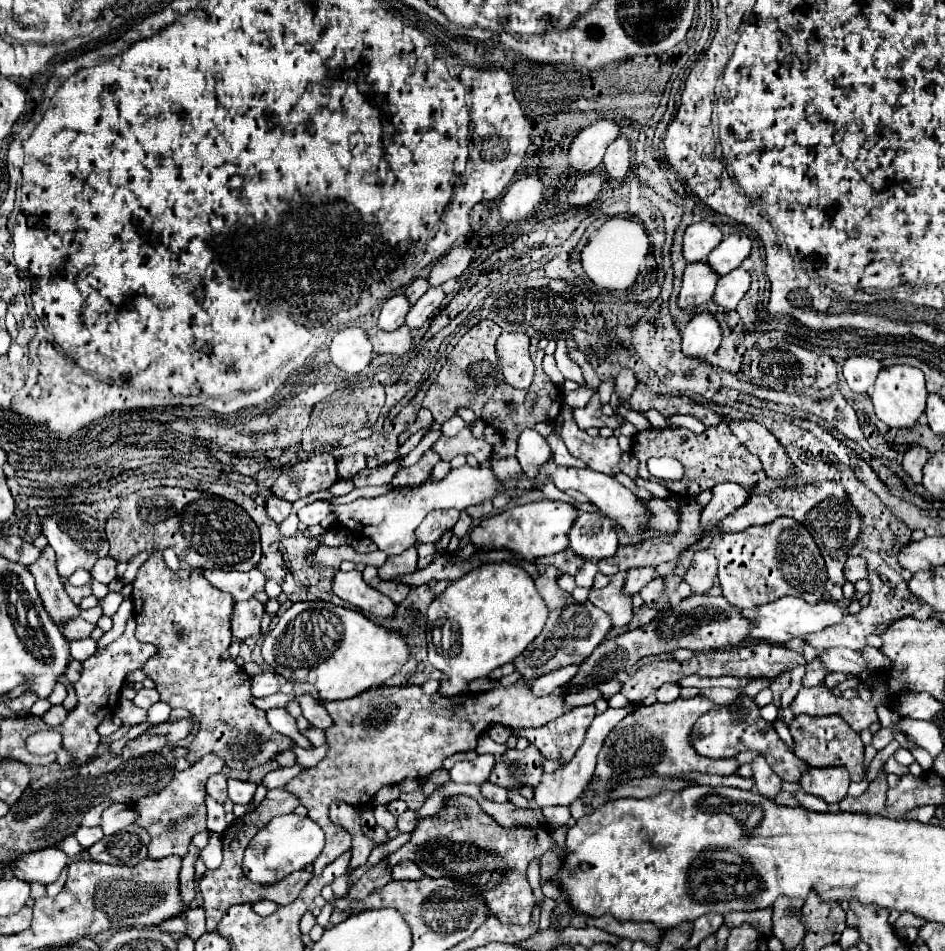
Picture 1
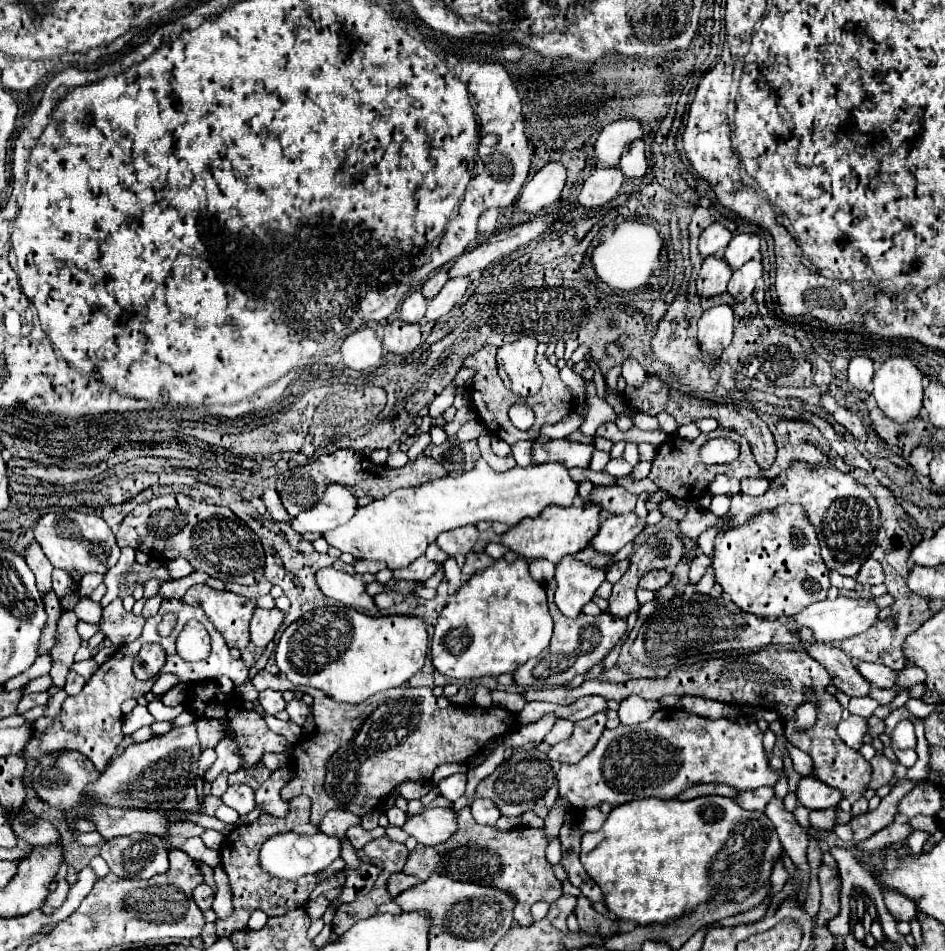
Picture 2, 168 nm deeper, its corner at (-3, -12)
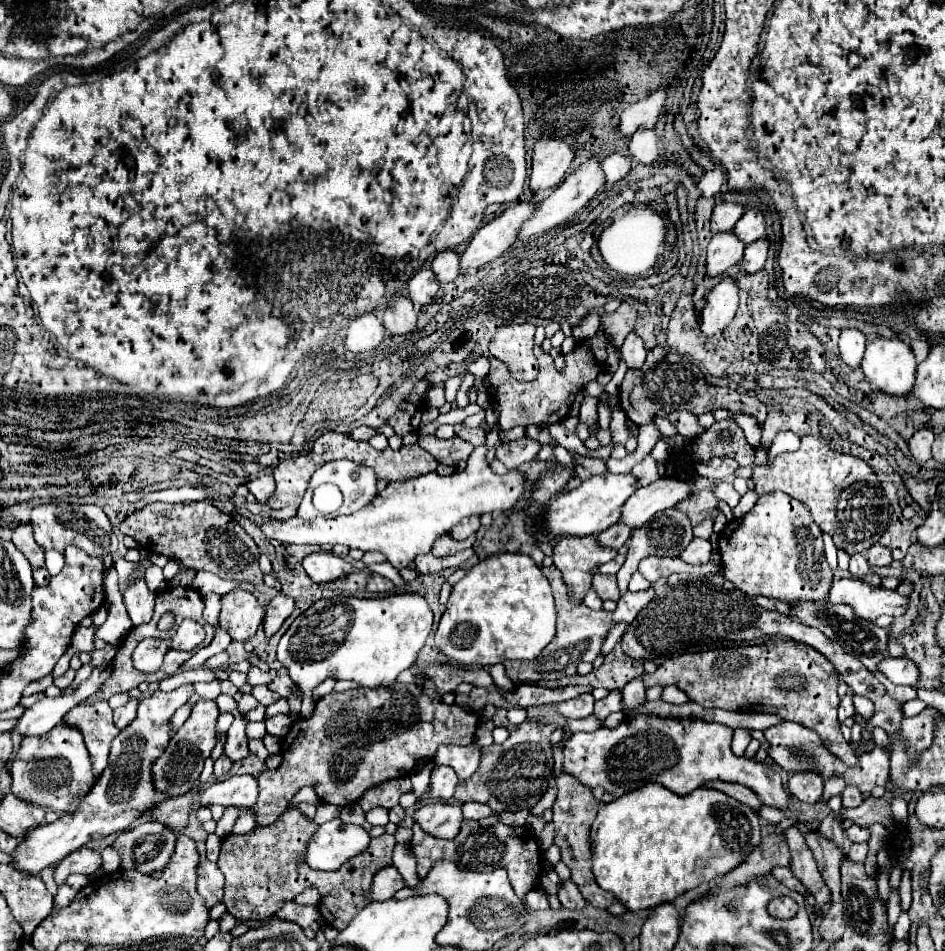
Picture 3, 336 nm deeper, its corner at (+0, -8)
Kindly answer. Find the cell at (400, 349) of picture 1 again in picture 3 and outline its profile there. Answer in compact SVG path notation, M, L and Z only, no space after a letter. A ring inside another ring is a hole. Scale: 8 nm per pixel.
M397 297L389 303L383 325L389 335L411 335L417 331L417 313L413 303L407 297Z

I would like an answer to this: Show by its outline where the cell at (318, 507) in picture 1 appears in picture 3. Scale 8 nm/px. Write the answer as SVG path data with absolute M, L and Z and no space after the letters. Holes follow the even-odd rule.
M329 461L321 469L317 469L311 477L311 487L305 492L305 497L297 509L297 517L301 519L335 519L341 515L349 515L365 507L377 495L377 477L371 469L365 469L353 461Z

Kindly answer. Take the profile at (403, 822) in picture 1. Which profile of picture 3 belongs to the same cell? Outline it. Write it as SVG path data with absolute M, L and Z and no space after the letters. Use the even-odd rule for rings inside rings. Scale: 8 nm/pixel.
M433 803L433 805L419 807L413 813L413 819L431 837L437 837L437 839L455 839L455 835L459 833L463 815L461 815L461 805Z

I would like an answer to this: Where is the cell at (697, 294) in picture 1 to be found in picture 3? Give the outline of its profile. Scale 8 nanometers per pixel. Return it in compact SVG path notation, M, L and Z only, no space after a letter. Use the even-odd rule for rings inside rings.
M715 233L707 247L707 275L723 275L729 267L737 265L743 259L745 245L731 233Z

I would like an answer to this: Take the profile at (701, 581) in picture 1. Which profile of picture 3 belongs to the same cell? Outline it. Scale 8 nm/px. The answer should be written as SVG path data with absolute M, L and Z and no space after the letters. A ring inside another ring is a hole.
M693 539L679 557L691 565L705 565L709 561L709 555L711 555L711 543L707 539Z

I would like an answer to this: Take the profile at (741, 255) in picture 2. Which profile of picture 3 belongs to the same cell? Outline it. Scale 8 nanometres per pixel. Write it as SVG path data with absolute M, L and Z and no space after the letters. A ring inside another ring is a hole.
M745 211L733 231L735 231L737 239L743 241L745 245L765 237L765 219L763 219L761 211Z

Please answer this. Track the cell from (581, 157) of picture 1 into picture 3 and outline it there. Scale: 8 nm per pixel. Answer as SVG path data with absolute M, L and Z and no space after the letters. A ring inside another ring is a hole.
M655 91L647 99L637 101L635 105L629 105L623 111L615 131L623 137L631 137L637 129L643 129L643 127L653 129L657 123L657 117L663 111L663 105L665 105L665 93L663 91Z

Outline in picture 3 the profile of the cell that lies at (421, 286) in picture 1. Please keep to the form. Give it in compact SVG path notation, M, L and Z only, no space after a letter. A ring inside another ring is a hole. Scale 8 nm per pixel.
M455 251L437 253L431 263L431 271L439 279L439 283L453 281L459 275L459 255Z

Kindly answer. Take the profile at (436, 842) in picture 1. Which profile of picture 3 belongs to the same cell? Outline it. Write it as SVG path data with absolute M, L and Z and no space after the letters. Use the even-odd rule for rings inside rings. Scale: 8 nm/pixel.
M463 821L461 831L453 841L445 839L433 839L429 837L419 825L413 825L413 839L411 849L417 859L417 875L423 879L431 865L435 861L455 861L459 867L467 871L489 871L495 867L505 867L509 873L509 879L513 883L513 889L521 901L525 901L525 895L537 885L541 875L541 851L537 845L537 839L531 829L525 827L525 833L519 829L513 829L509 825L497 823L493 829L481 827L477 821Z

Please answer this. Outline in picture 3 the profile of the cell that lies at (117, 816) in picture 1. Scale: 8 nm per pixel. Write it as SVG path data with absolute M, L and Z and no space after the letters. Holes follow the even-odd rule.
M215 833L208 835L206 840L206 855L210 861L217 861L220 854L222 839Z

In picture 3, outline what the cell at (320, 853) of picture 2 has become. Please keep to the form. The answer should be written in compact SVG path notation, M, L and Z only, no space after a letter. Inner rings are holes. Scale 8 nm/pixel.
M341 819L323 823L311 837L305 861L313 869L335 871L351 857L367 849L371 837L359 825L345 825Z

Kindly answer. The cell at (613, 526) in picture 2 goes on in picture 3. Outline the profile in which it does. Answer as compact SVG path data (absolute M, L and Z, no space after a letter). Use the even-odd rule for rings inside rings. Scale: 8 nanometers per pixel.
M661 477L649 487L639 487L627 503L621 507L619 523L629 529L639 529L651 521L657 513L675 507L679 501L689 497L689 485L683 479Z

